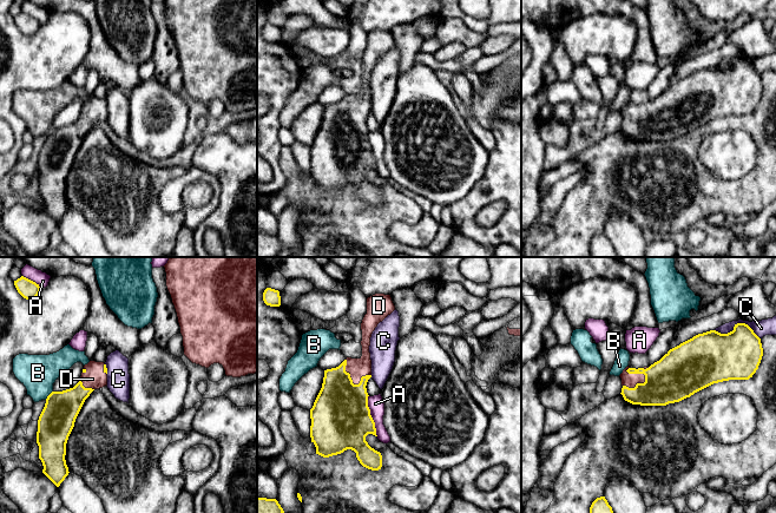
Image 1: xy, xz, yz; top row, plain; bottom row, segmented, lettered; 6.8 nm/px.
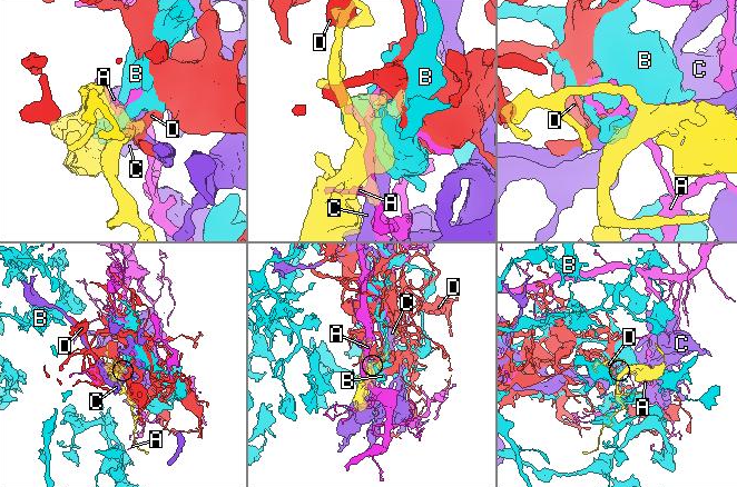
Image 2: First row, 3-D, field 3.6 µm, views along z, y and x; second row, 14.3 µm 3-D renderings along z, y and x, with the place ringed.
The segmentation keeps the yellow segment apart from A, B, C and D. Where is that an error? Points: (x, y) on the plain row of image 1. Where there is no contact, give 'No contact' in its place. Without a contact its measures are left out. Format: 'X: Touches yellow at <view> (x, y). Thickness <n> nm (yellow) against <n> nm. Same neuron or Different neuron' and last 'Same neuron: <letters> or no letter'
A: Touches yellow at xz (370, 151). Thickness 400 nm (yellow) against 110 nm. Different neuron
B: Touches yellow at xy (48, 131). Thickness 240 nm (yellow) against 260 nm. Different neuron
C: Touches yellow at yz (737, 59). Thickness 320 nm (yellow) against 110 nm. Different neuron
D: Touches yellow at yz (636, 120). Thickness 320 nm (yellow) against 100 nm. Same neuron
Same neuron: D

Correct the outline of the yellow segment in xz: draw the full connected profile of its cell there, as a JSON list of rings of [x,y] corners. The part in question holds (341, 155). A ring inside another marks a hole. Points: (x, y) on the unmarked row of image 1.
[[[390,31],[368,33],[367,50],[361,59],[362,92],[347,93],[338,103],[324,106],[322,124],[310,145],[310,173],[316,190],[329,193],[351,185],[363,203],[381,205],[381,189],[366,177],[368,170],[377,172],[366,121],[371,113],[371,70],[394,46]]]

